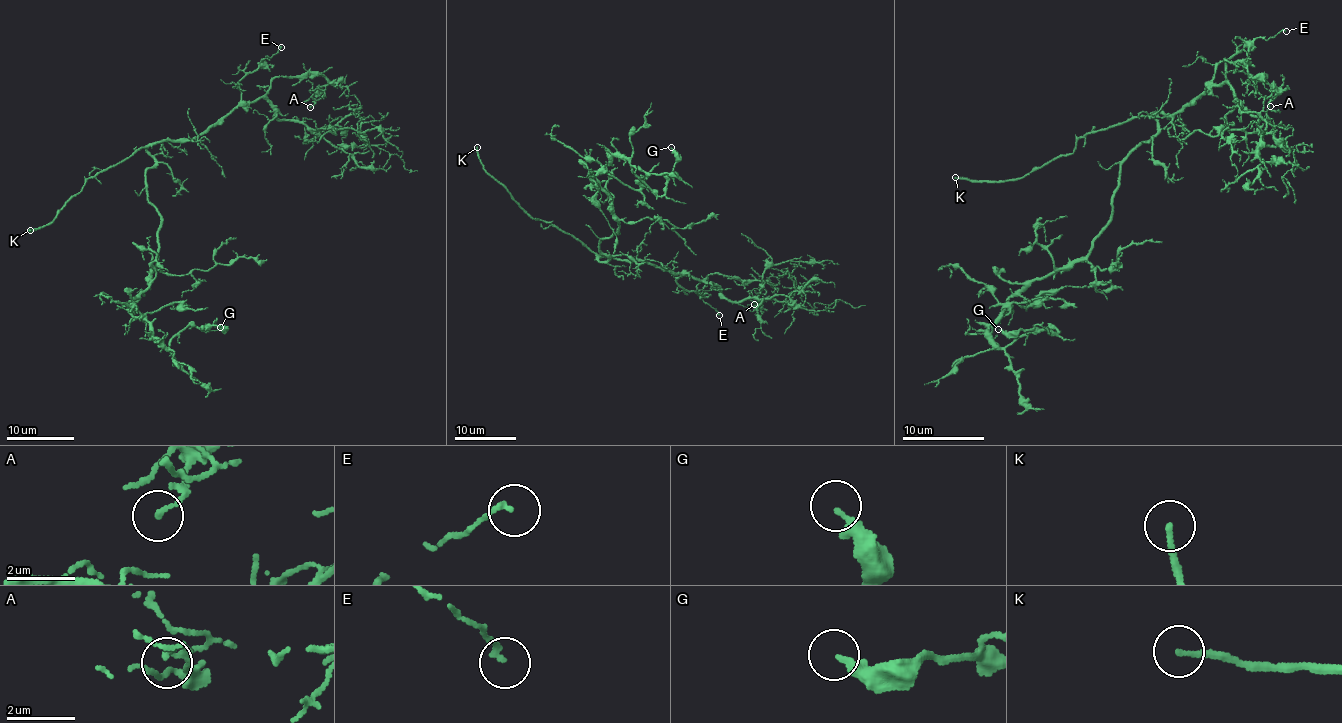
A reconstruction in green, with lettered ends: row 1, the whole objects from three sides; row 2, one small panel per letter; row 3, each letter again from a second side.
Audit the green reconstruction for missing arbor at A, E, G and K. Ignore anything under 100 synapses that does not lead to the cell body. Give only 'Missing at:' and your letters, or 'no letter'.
Missing at: K

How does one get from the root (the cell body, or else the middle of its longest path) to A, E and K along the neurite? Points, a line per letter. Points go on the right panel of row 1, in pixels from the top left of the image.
A: (1150, 140), (1156, 132), (1155, 112), (1170, 116), (1224, 81), (1224, 59), (1266, 82), (1270, 106)
E: (1150, 140), (1156, 132), (1155, 112), (1170, 116), (1191, 105), (1221, 61), (1258, 37), (1266, 40), (1286, 31)
K: (1150, 140), (1157, 121), (1135, 116), (1122, 125), (1091, 130), (1071, 154), (1059, 155), (1019, 178), (955, 177)

